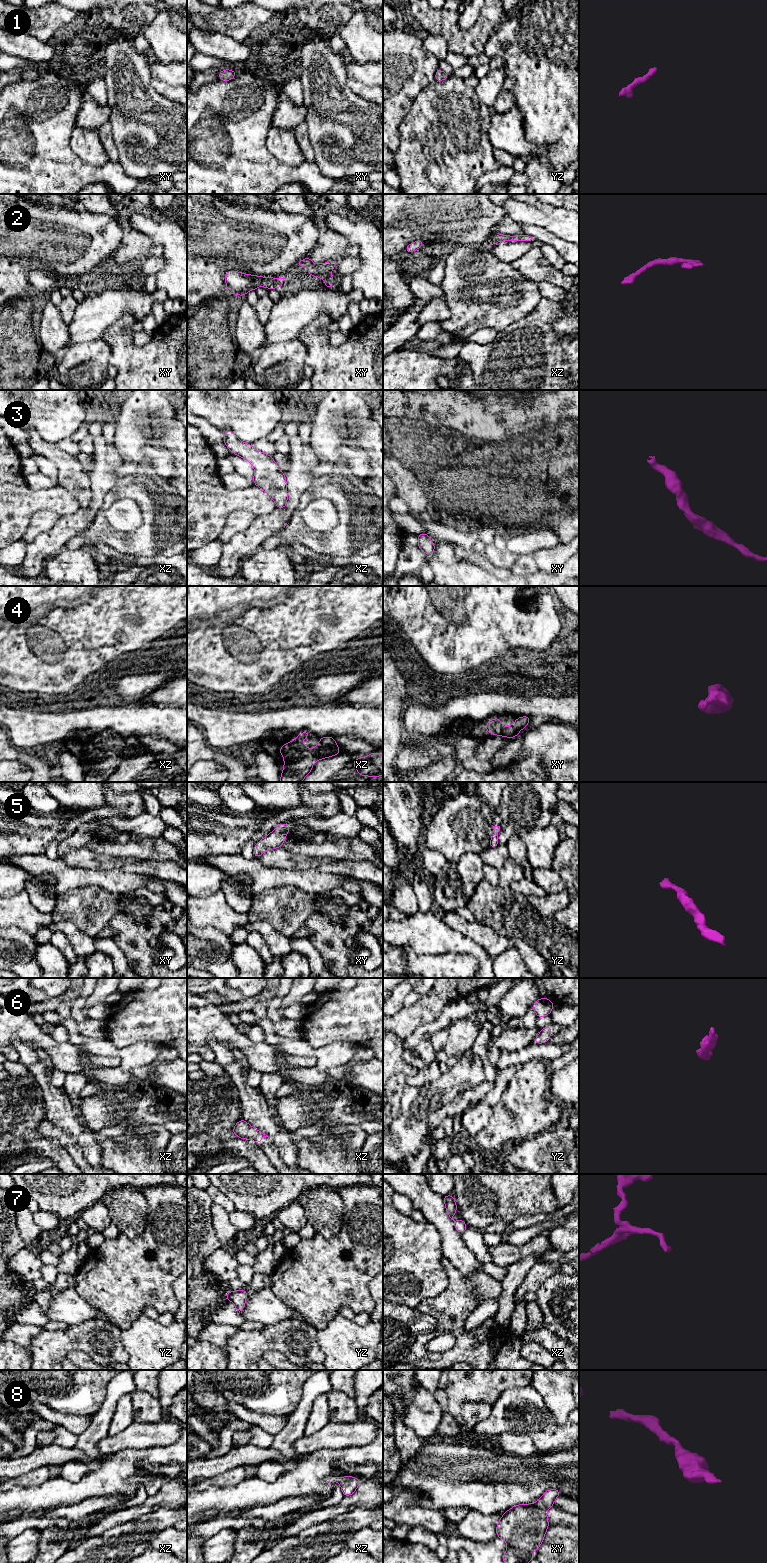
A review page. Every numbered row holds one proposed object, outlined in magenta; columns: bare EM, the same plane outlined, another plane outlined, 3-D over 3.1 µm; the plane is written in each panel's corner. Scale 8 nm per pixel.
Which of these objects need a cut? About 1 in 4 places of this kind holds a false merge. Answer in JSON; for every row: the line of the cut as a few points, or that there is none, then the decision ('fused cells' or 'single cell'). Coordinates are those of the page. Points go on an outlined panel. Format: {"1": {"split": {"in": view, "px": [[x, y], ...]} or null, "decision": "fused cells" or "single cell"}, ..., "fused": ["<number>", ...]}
{"1": {"split": null, "decision": "single cell"}, "2": {"split": null, "decision": "single cell"}, "3": {"split": null, "decision": "single cell"}, "4": {"split": null, "decision": "single cell"}, "5": {"split": null, "decision": "single cell"}, "6": {"split": null, "decision": "single cell"}, "7": {"split": null, "decision": "single cell"}, "8": {"split": null, "decision": "single cell"}, "fused": []}

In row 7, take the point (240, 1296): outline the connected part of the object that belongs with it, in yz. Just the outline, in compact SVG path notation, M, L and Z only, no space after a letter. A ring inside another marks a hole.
M246 1289L238 1290L238 1291L228 1291L226 1295L227 1301L232 1301L236 1307L237 1313L241 1314L242 1310L245 1307L245 1302L247 1299L247 1291Z

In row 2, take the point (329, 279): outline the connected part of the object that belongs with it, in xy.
M310 256L300 260L296 263L300 267L309 267L308 275L320 277L325 281L326 289L331 289L333 283L333 276L330 274L331 270L336 267L337 260L332 260L327 263L313 264Z

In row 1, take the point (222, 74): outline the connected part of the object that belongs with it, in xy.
M230 69L221 70L219 72L219 80L220 81L229 81L232 80L237 75L236 71L232 71Z

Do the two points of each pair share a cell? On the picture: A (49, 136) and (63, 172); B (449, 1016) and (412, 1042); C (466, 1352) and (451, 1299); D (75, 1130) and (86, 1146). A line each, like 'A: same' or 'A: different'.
A: same
B: same
C: same
D: same

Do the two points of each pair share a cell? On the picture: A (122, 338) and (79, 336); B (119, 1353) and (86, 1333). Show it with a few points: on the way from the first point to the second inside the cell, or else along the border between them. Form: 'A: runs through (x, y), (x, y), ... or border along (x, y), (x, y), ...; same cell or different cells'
A: border along (117, 320), (107, 328), (101, 337); different cells
B: runs through (111, 1349), (94, 1337); same cell

